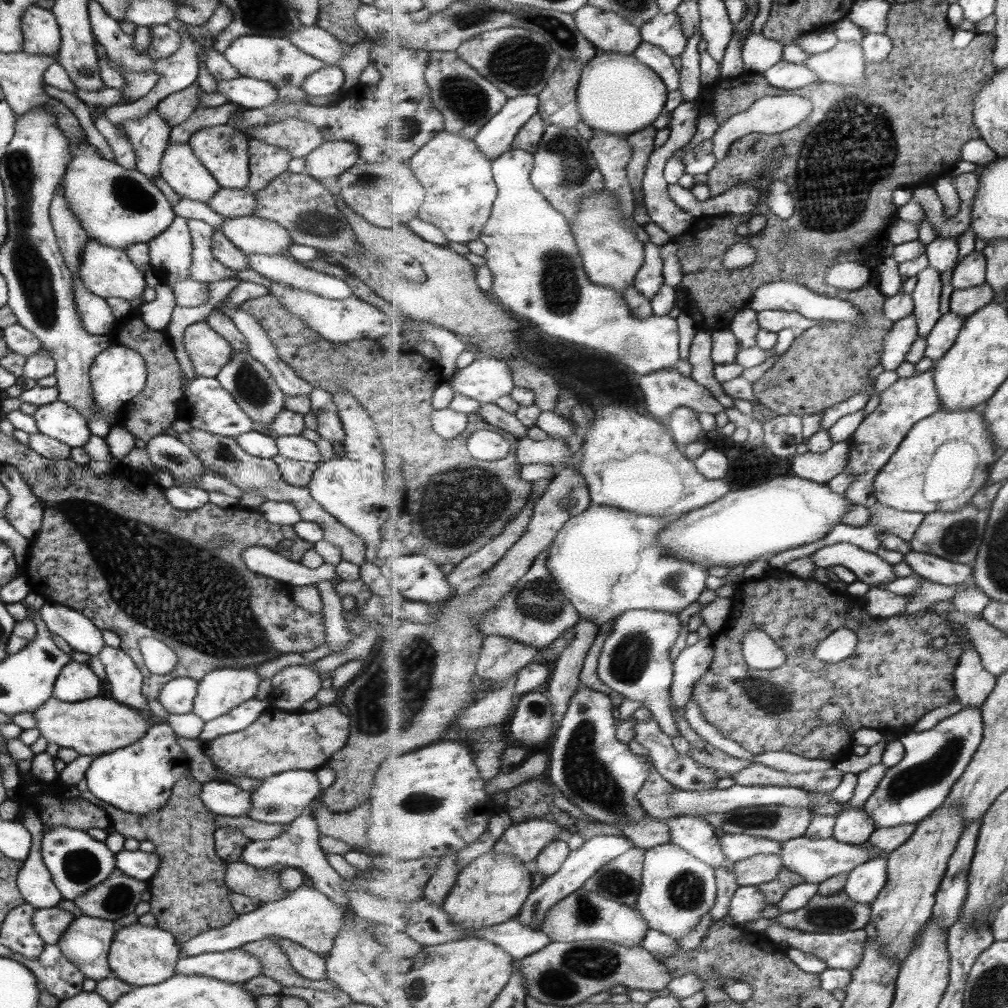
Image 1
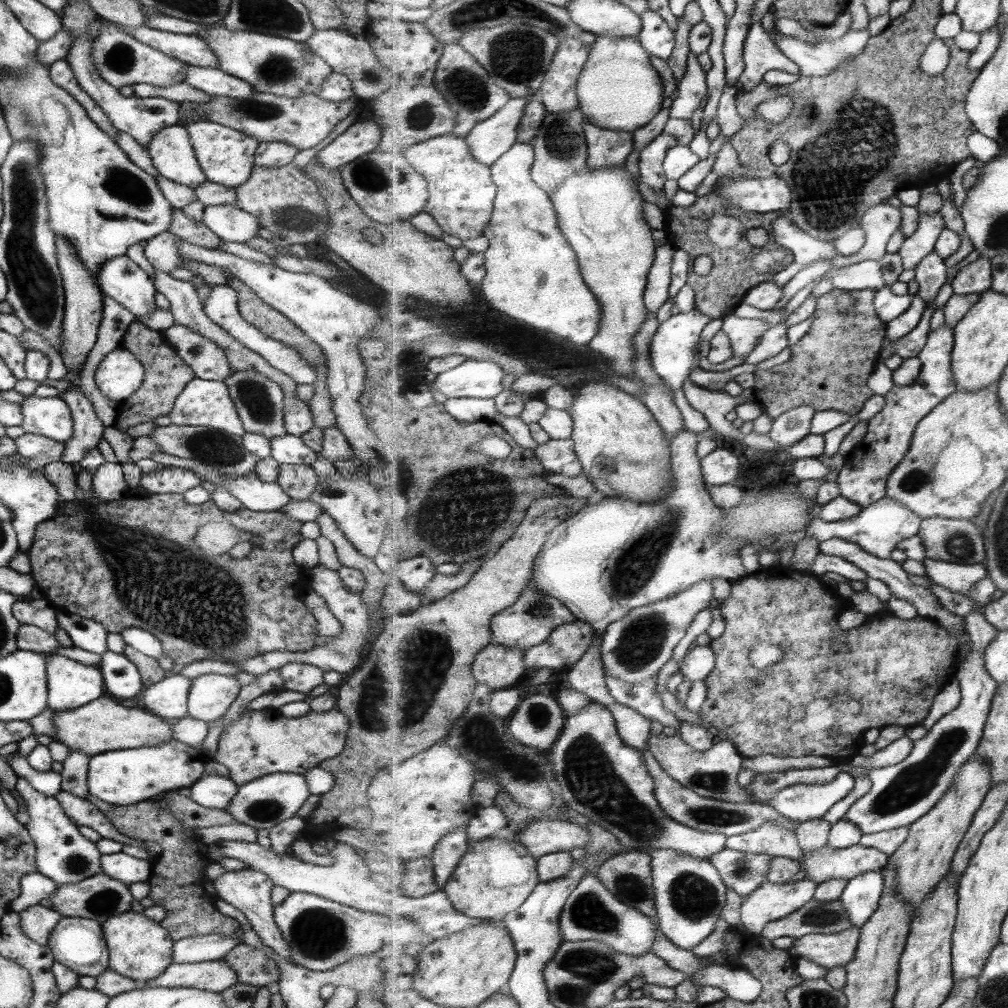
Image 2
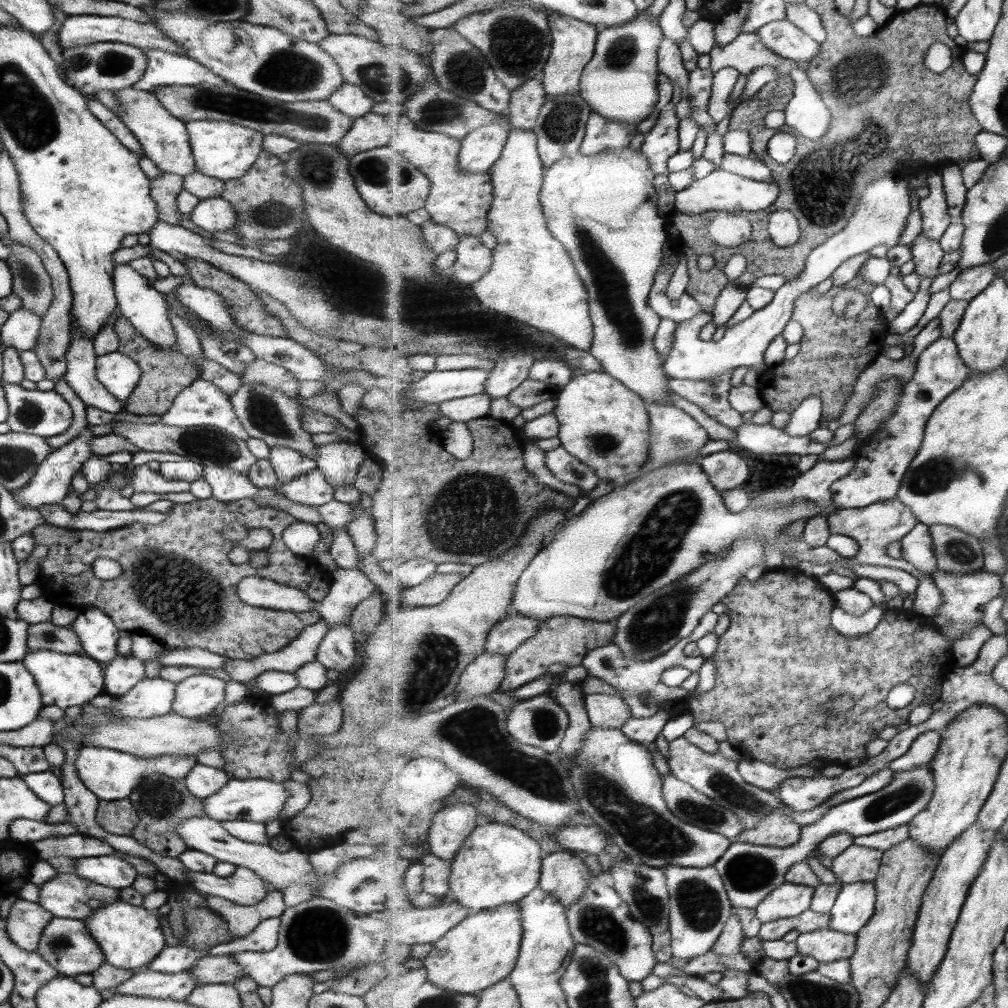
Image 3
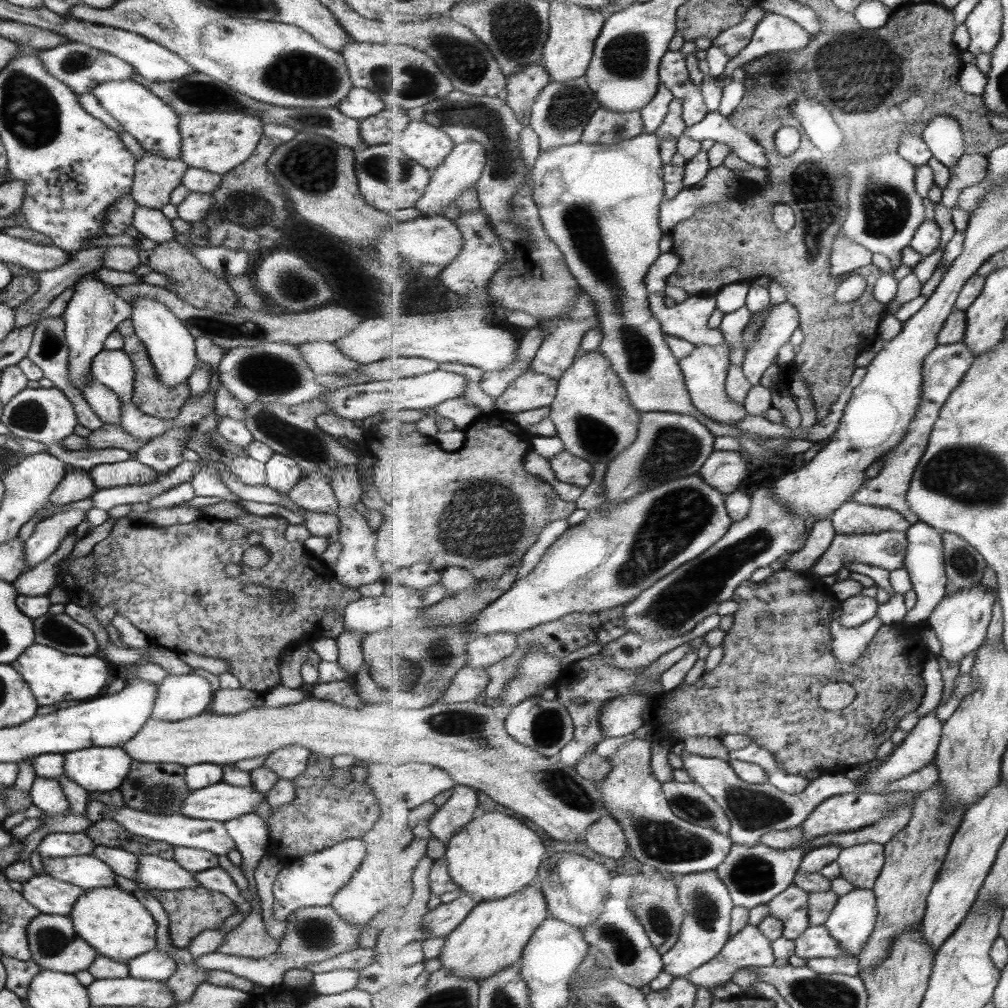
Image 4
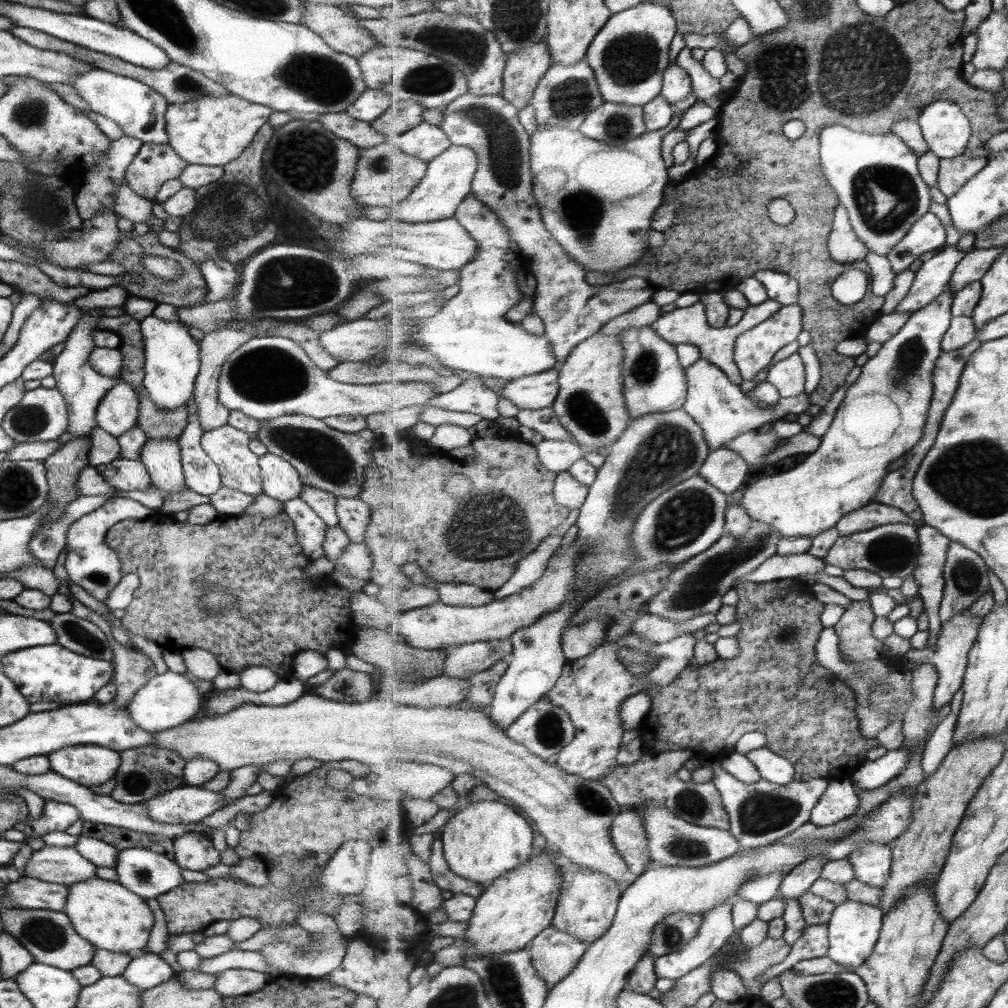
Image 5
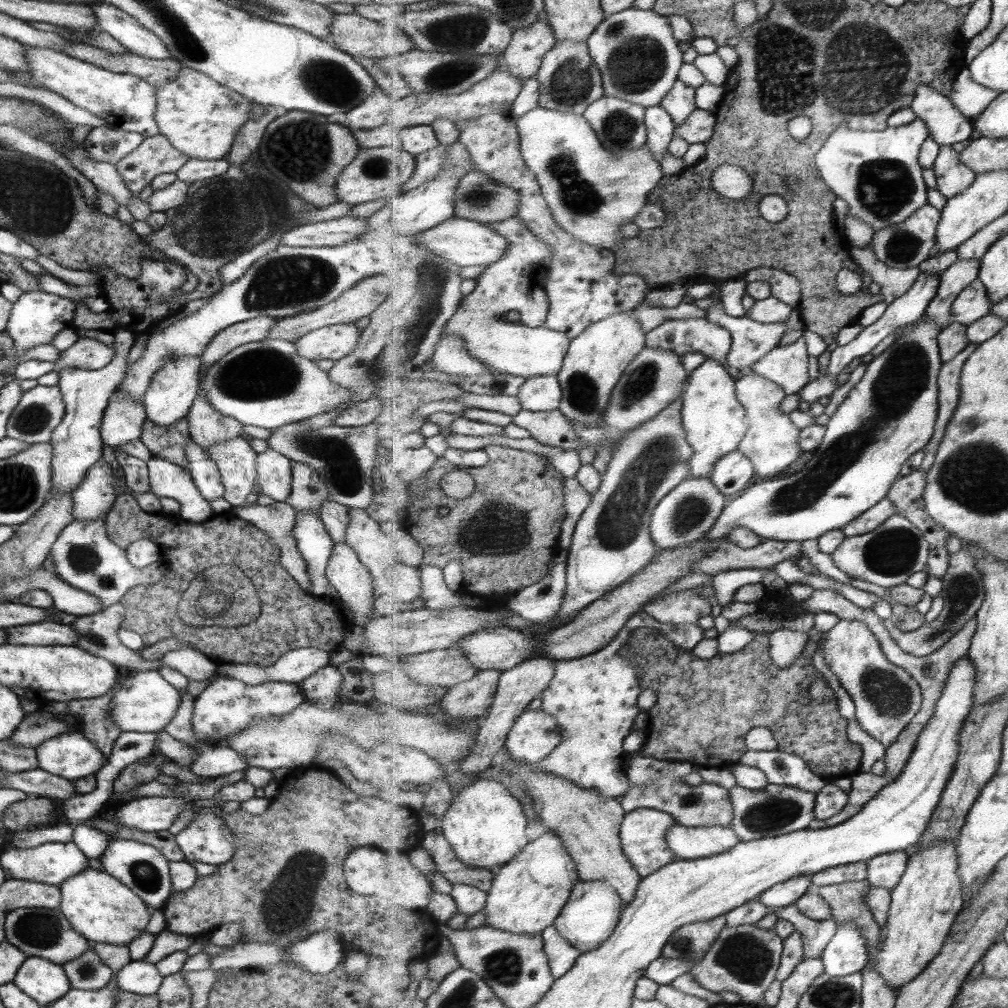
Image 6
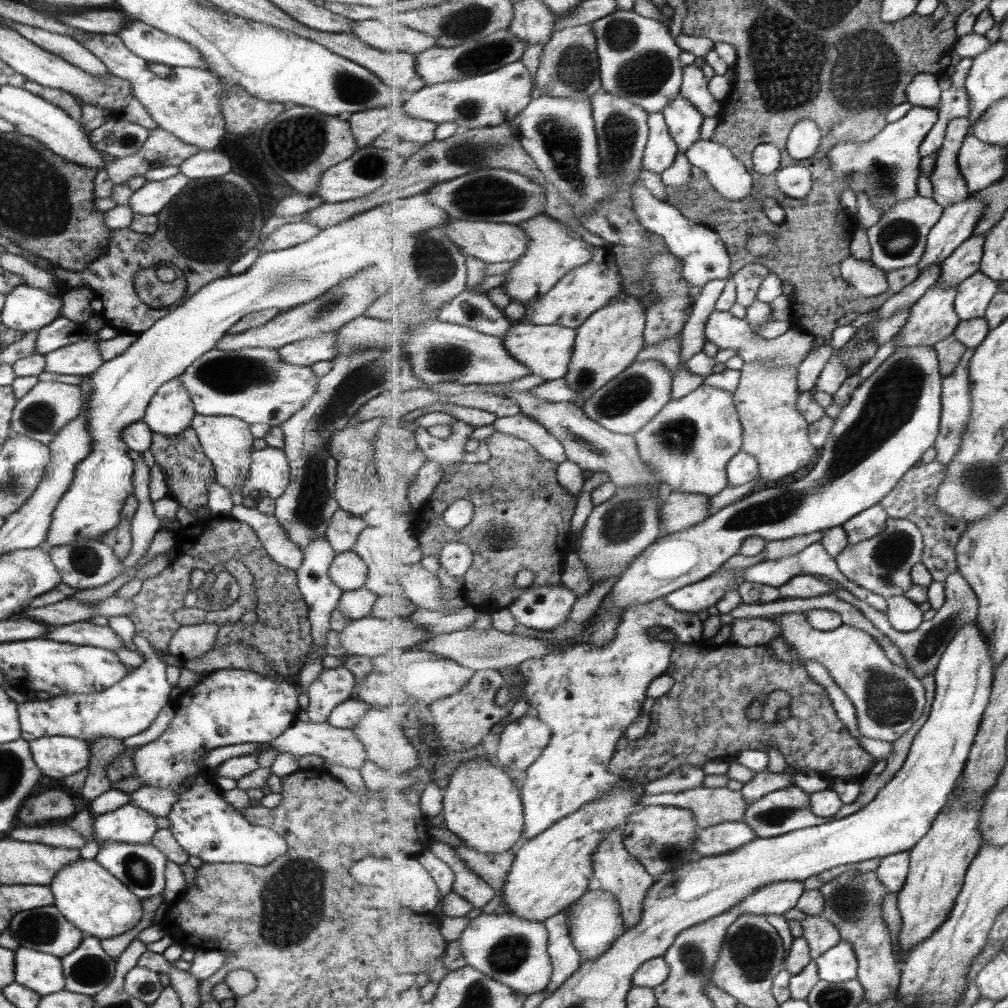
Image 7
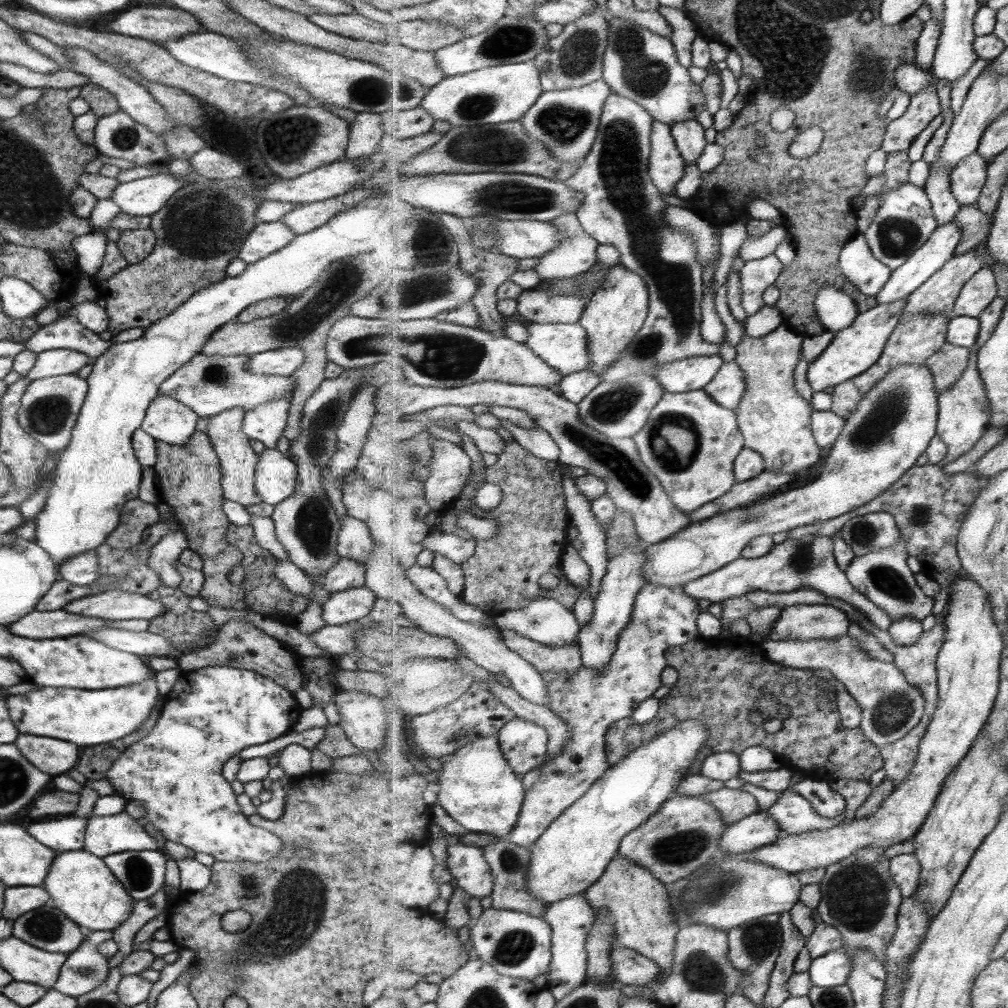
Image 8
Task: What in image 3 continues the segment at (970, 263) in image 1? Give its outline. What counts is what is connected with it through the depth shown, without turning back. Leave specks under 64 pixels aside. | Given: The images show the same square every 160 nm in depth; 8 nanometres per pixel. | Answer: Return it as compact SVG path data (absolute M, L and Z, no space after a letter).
M992 263L965 269L950 286L953 300L968 300L971 302L980 292L996 279L997 270Z

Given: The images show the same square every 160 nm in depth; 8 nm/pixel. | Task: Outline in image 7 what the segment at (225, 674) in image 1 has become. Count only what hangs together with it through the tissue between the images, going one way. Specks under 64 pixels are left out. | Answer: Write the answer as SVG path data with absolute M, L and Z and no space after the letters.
M134 635L132 643L145 656L138 668L130 669L127 676L113 687L91 694L62 693L45 702L25 702L17 705L20 737L27 742L41 736L73 736L81 740L113 737L127 738L143 732L157 718L161 709L170 702L169 691L172 687L165 677L164 662L145 638Z

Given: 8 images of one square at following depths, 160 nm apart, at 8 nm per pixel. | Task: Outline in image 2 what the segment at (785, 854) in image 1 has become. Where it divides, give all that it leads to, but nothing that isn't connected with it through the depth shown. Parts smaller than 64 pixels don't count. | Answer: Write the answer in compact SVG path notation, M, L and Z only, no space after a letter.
M861 843L849 848L833 848L828 844L816 851L804 851L801 863L803 870L808 872L812 881L824 883L831 879L850 881L865 872L881 871L890 859L886 852L881 852L878 848L869 848Z

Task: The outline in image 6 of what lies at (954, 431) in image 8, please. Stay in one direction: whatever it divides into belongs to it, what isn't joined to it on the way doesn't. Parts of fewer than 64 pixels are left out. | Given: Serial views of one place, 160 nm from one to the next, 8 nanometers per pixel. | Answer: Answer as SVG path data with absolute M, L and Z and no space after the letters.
M969 343L953 360L944 362L938 376L939 385L939 410L936 420L934 438L924 448L926 452L920 470L930 469L937 459L939 447L946 436L950 420L957 411L962 396L962 370L967 359L974 354L980 344Z

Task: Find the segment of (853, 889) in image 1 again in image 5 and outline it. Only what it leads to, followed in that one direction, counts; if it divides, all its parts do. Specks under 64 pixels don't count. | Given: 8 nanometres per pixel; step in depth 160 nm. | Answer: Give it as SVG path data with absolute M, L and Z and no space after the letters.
M850 898L845 903L836 905L834 915L828 922L830 936L828 955L842 966L842 971L854 971L858 966L865 964L873 954L882 931L884 915L881 907Z

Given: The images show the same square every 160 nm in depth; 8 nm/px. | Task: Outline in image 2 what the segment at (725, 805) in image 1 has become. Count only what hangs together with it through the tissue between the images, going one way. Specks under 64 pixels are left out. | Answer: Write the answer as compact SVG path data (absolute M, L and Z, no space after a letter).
M839 770L838 777L829 784L795 784L780 790L769 804L794 822L823 819L834 804L854 789L855 783L856 777Z

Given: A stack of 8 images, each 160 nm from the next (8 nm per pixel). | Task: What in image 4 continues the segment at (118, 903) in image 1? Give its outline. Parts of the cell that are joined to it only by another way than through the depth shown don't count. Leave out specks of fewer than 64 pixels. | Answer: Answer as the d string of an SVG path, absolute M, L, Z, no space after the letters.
M33 875L22 882L21 896L40 913L68 916L72 905L86 889L57 880L52 876Z

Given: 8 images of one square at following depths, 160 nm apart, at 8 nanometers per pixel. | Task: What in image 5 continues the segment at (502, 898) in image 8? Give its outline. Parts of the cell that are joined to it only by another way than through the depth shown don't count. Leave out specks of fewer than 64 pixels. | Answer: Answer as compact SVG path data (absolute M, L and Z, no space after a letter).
M442 839L434 840L429 865L437 886L440 886L443 890L449 890L453 894L470 894L477 898L485 892L482 884L459 876L450 867Z

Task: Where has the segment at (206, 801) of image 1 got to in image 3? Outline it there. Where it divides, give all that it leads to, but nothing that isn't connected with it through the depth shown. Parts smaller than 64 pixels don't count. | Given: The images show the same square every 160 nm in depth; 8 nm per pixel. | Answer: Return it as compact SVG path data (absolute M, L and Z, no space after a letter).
M196 763L185 776L183 783L189 794L201 801L223 788L228 779L225 771Z

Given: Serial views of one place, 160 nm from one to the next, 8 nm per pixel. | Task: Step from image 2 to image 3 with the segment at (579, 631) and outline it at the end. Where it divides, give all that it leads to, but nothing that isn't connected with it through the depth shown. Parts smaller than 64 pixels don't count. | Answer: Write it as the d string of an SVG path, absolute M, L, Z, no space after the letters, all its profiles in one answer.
M562 615L547 619L537 634L512 652L506 662L505 681L500 688L501 692L513 691L525 684L537 681L545 676L546 667L553 664L565 665L569 668L580 668L584 658L590 650L611 644L617 634L618 621L598 622L592 619L581 619Z

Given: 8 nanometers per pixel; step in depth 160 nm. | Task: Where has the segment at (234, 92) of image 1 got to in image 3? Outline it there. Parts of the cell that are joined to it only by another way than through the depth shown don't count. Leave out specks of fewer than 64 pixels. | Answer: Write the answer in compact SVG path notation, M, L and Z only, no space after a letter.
M143 48L141 52L145 54L147 69L131 89L149 91L159 87L198 85L209 88L223 87L226 84L219 76L215 76L213 72L207 71L207 68L185 55L171 54L154 48Z

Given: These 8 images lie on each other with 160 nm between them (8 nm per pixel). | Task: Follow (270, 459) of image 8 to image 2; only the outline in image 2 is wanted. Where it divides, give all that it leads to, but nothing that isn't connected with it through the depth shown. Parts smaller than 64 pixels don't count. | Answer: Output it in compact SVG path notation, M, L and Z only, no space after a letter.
M285 433L270 440L270 456L278 464L308 464L316 458L316 452L309 449L301 437Z

